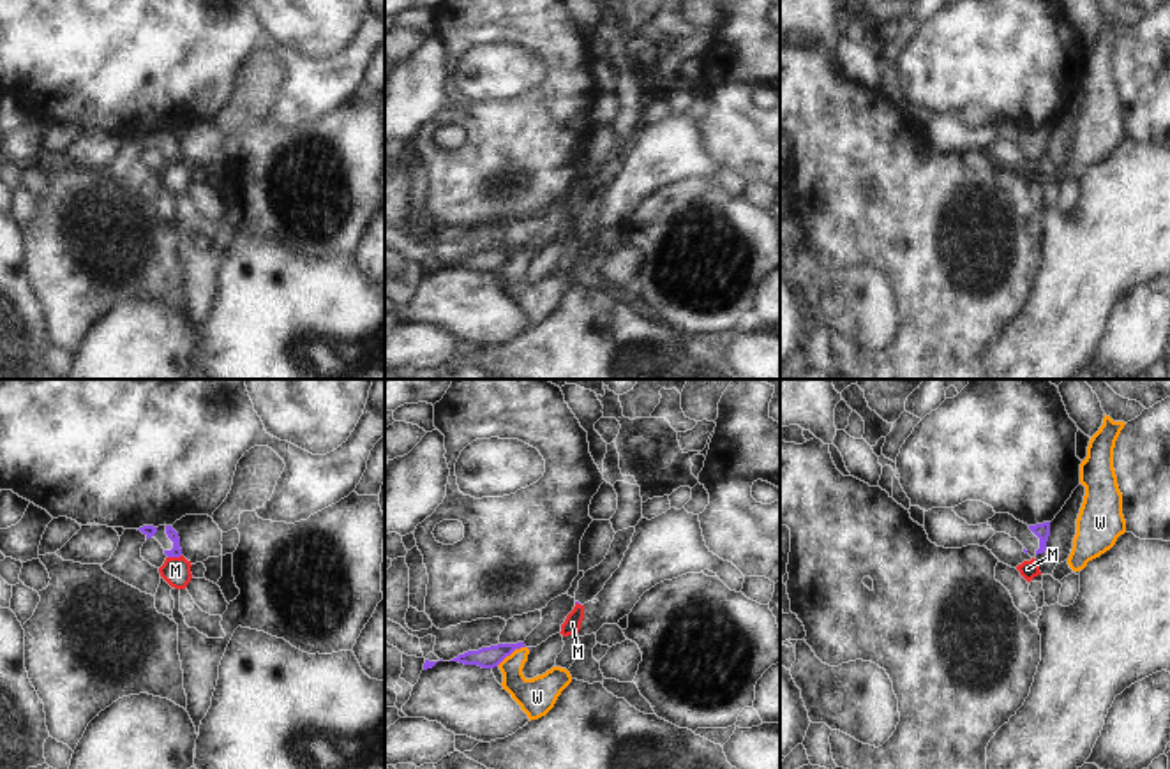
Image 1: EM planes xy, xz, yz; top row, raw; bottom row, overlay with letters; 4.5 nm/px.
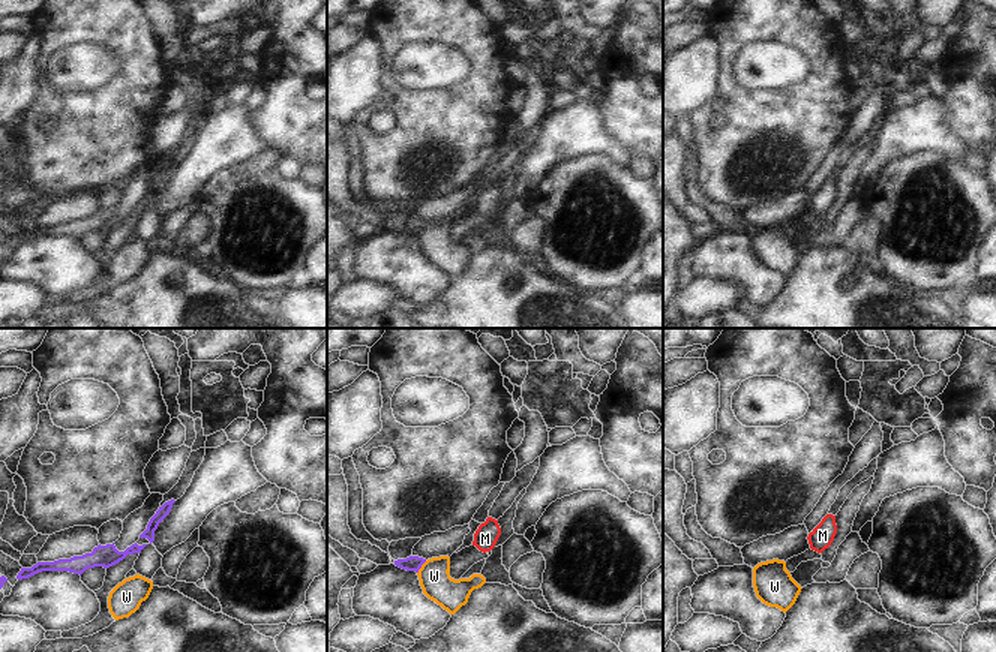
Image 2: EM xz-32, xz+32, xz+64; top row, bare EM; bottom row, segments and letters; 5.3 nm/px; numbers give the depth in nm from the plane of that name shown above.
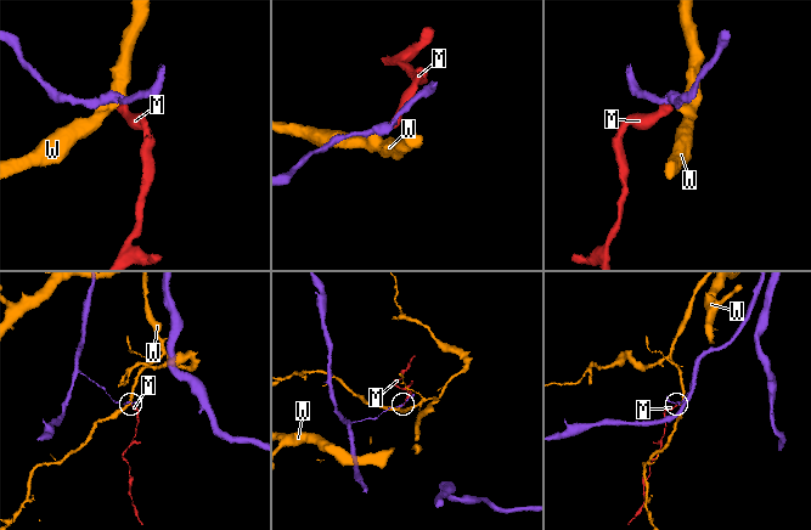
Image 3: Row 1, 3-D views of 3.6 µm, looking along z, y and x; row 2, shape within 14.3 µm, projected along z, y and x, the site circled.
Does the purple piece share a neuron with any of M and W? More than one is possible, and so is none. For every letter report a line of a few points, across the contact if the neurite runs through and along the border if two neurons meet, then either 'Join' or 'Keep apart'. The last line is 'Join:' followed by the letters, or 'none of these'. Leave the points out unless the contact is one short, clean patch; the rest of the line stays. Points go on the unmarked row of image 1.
M: Keep apart
W: Line: xz (528, 253), (517, 253), (496, 270). Keep apart
Join: none of these.

